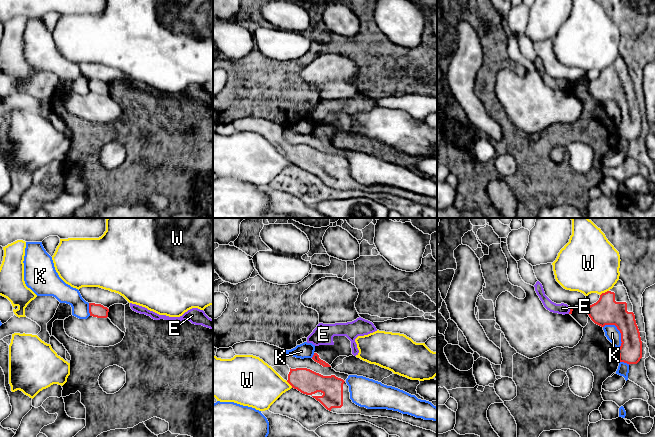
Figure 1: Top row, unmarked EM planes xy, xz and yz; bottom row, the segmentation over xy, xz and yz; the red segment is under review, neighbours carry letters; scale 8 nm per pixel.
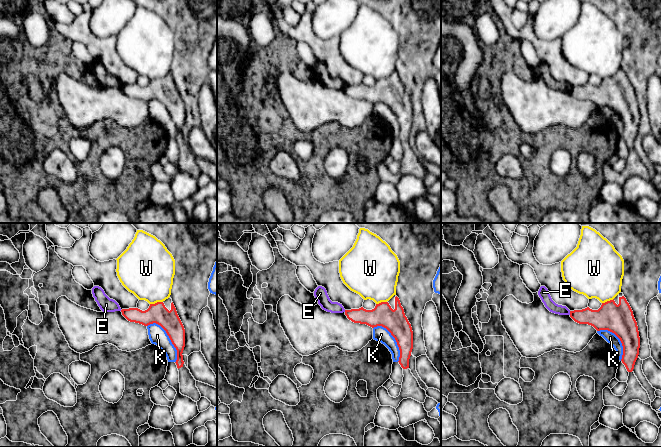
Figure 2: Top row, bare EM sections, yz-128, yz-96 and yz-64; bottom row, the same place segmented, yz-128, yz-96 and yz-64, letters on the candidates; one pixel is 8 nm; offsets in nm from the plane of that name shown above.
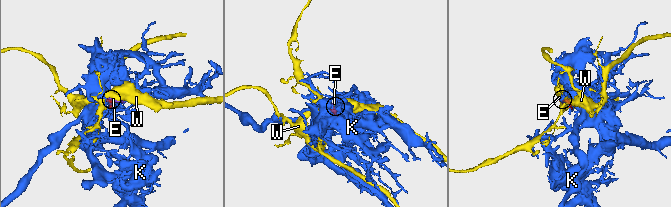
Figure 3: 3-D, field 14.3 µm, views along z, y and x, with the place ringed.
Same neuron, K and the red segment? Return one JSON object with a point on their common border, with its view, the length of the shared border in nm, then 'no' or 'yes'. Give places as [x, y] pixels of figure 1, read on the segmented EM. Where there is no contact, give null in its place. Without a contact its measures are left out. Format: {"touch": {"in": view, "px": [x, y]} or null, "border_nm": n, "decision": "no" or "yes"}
{"touch": {"in": "yz", "px": [620, 332]}, "border_nm": 240, "decision": "no"}

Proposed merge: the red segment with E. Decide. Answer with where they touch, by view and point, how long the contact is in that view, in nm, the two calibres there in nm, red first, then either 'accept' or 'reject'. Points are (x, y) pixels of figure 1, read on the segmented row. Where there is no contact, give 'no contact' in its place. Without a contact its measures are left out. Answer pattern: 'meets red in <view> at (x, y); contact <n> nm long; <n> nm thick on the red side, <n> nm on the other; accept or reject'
meets red in yz at (570, 311); contact 50 nm long; 20 nm thick on the red side, 90 nm on the other; reject

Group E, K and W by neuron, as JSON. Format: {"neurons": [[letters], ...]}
{"neurons": [["E"], ["K"], ["W"]]}

